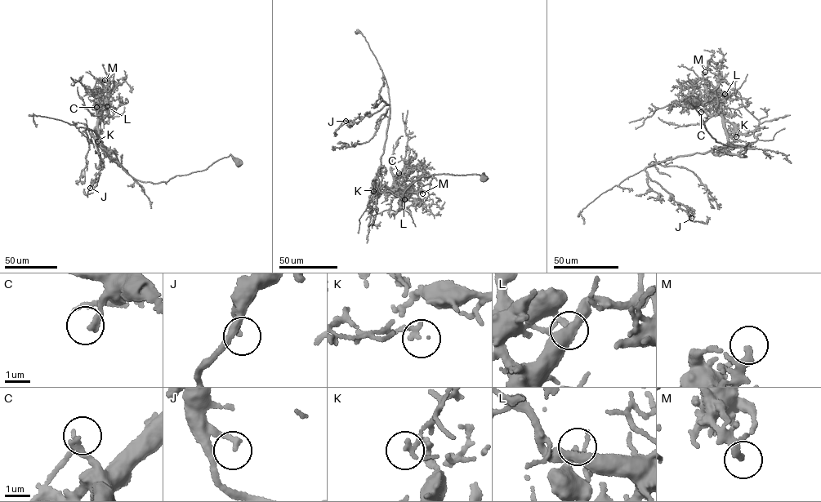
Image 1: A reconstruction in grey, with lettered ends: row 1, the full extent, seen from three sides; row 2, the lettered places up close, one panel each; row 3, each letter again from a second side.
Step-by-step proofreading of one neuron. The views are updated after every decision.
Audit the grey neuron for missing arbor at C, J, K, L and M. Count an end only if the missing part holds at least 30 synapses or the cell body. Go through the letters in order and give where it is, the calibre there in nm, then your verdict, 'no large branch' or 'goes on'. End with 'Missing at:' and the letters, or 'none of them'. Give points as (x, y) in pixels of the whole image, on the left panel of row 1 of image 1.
C: (96, 107) | 220 nm | no large branch
J: (90, 188) | 220 nm | no large branch
K: (97, 141) | 220 nm | no large branch
L: (107, 106) | 200 nm | no large branch
M: (104, 80) | 190 nm | goes on
Missing at: M

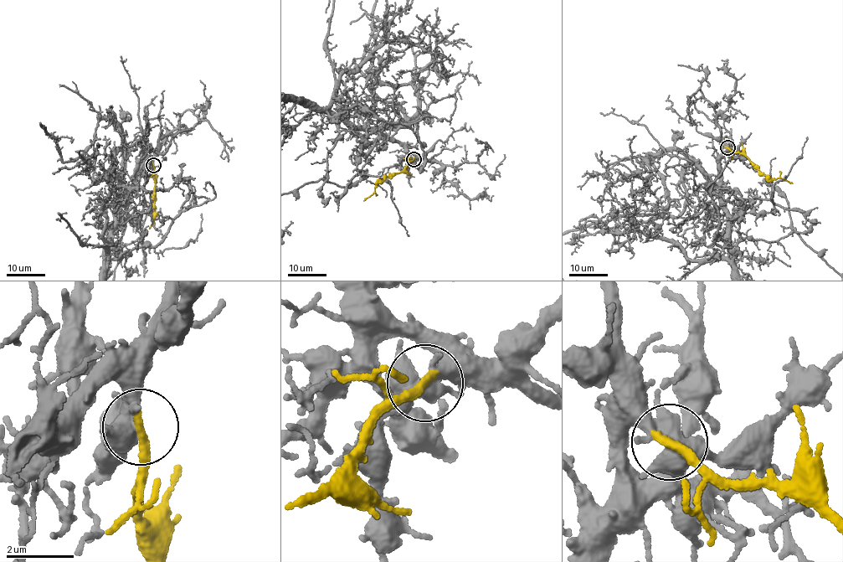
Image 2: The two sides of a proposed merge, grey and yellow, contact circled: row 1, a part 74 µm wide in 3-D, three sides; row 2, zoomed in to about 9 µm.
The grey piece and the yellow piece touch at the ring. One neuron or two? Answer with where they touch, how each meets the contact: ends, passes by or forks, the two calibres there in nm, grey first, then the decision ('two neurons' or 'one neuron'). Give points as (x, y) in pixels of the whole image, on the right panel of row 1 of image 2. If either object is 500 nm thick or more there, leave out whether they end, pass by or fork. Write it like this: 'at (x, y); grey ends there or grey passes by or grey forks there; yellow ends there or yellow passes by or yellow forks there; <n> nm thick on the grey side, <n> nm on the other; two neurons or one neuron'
at (727, 147); grey forks there; yellow ends there; 440 nm thick on the grey side, 320 nm on the other; one neuron

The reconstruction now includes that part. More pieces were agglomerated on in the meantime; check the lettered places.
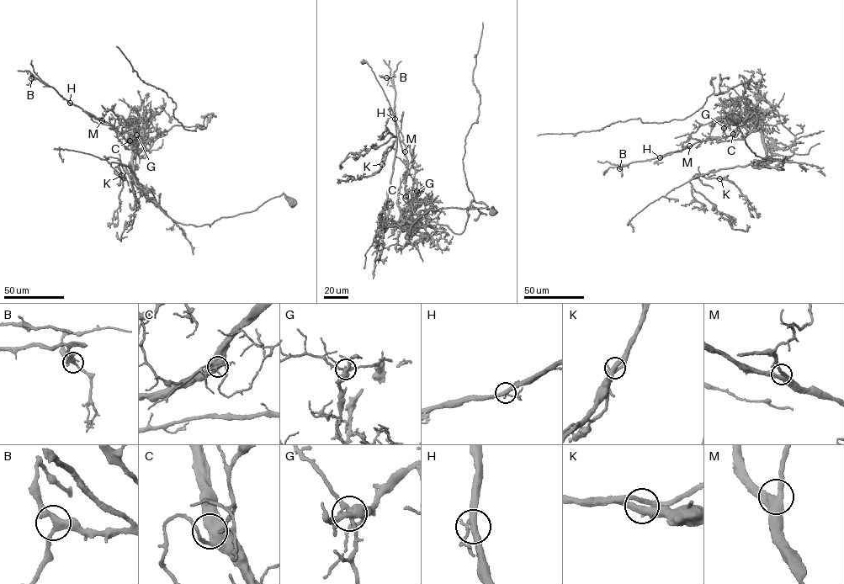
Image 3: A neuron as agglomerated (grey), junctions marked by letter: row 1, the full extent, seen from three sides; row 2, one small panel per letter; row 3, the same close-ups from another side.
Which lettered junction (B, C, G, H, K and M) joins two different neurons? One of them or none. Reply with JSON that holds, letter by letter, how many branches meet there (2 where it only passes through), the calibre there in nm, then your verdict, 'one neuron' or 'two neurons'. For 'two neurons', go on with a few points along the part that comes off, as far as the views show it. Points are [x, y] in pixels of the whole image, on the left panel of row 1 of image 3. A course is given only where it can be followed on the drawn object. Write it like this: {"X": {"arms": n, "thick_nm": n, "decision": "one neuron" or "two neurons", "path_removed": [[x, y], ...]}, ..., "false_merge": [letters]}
{"B": {"arms": 4, "thick_nm": 320, "decision": "one neuron"}, "C": {"arms": 4, "thick_nm": 460, "decision": "one neuron"}, "G": {"arms": 5, "thick_nm": 380, "decision": "two neurons", "path_removed": [[136, 135], [131, 141], [175, 125], [204, 125], [183, 128], [173, 116], [175, 103], [140, 79], [116, 46]]}, "H": {"arms": 4, "thick_nm": 340, "decision": "one neuron"}, "K": {"arms": 4, "thick_nm": 360, "decision": "one neuron"}, "M": {"arms": 3, "thick_nm": 400, "decision": "one neuron"}, "false_merge": ["G"]}

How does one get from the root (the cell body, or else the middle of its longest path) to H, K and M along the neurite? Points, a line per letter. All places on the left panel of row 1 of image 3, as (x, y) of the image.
H: (292, 204), (283, 193), (210, 226), (177, 223), (135, 180), (135, 131), (129, 140), (70, 103)
K: (292, 204), (283, 193), (254, 210), (220, 217), (210, 226), (183, 225), (164, 213), (120, 162), (121, 175)
M: (292, 204), (283, 193), (210, 226), (177, 223), (135, 180), (135, 131), (131, 141), (102, 120)

